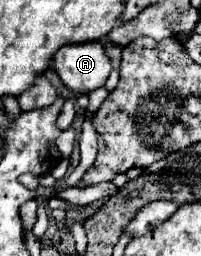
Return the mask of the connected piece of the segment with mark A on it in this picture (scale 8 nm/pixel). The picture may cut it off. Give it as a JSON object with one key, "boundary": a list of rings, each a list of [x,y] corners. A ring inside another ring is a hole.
{"boundary":[[[94,40],[60,48],[54,54],[54,70],[68,90],[80,94],[104,86],[112,70],[112,62],[106,56],[102,42]]]}

